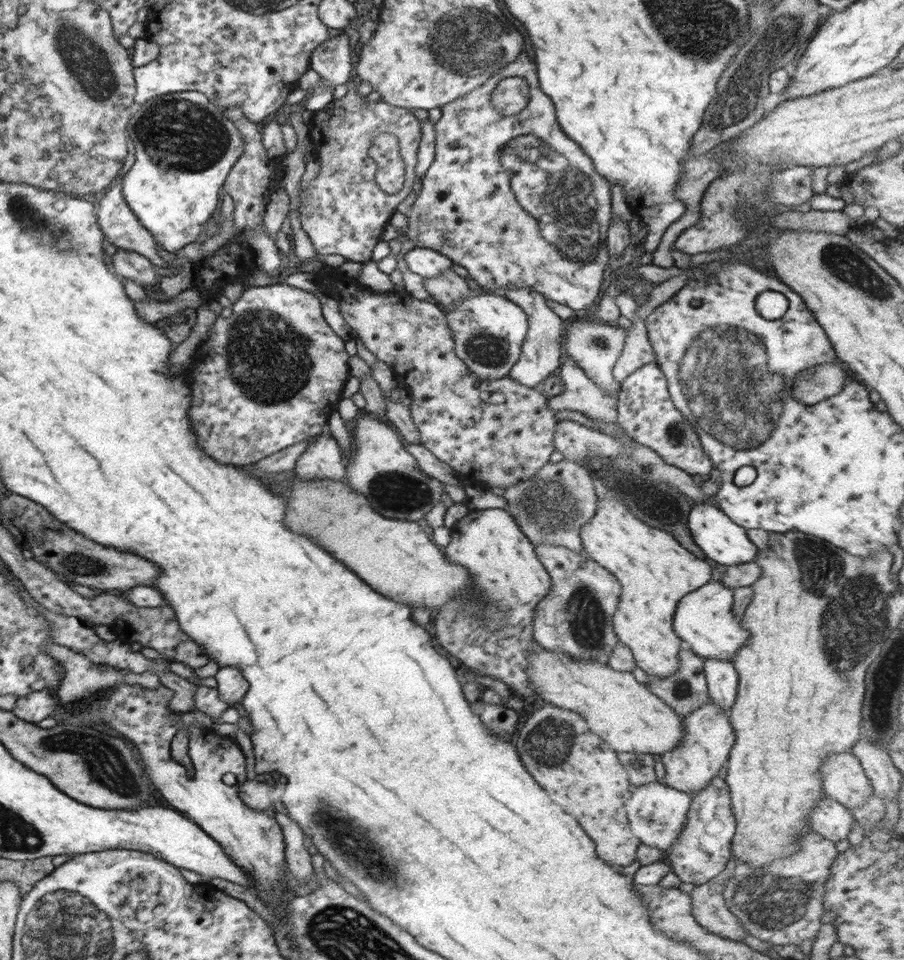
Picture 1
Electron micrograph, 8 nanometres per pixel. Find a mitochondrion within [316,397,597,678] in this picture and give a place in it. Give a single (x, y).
(550, 507)

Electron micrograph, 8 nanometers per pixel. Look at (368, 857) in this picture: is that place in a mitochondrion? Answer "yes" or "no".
yes

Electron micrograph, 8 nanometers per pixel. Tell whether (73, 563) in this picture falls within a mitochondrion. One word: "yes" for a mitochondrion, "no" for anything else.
yes

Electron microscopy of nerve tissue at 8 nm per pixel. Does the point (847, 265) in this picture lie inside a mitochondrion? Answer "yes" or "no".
yes

